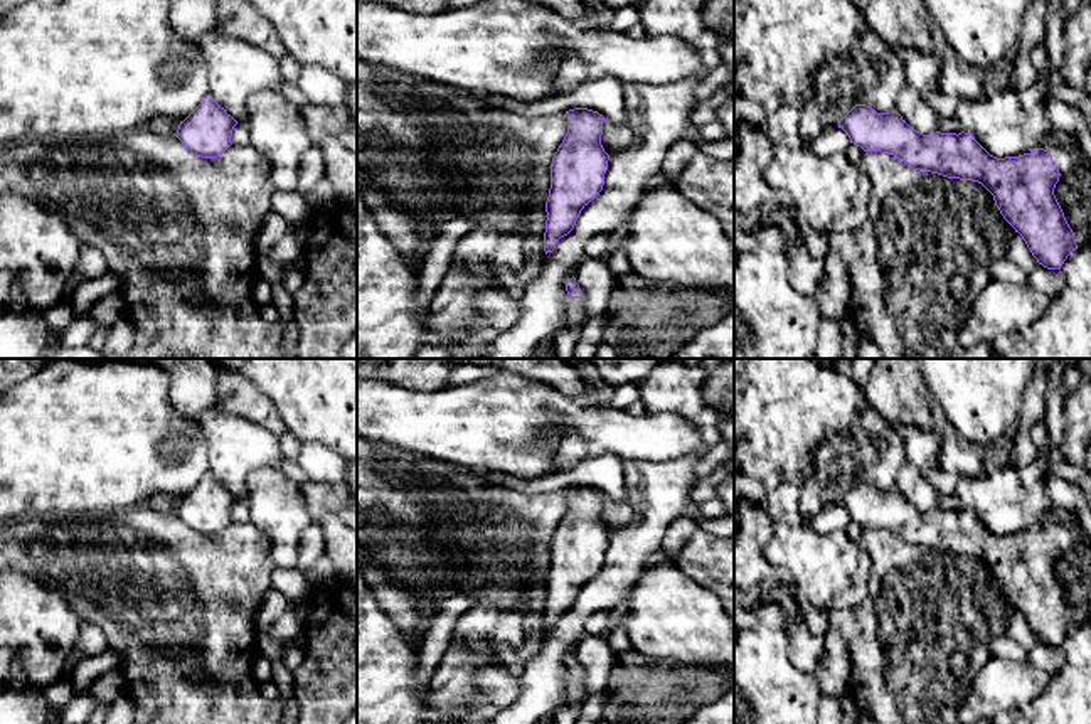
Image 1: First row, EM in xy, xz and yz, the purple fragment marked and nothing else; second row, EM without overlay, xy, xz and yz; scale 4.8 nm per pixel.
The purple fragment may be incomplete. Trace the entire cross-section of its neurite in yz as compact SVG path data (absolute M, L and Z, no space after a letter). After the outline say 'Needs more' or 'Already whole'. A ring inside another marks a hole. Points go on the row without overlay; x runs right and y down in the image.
M855 482L838 498L838 505L864 529L889 530L919 549L982 561L993 572L1003 596L1022 613L1037 640L1047 647L1061 647L1072 628L1091 623L1091 537L1079 529L1035 525L1019 534L997 535L971 510L923 512L897 488L877 490L867 482Z. Needs more

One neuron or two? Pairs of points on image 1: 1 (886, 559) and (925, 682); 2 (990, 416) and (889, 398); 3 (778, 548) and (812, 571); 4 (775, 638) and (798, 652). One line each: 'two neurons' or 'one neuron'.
1: one neuron
2: two neurons
3: one neuron
4: two neurons

